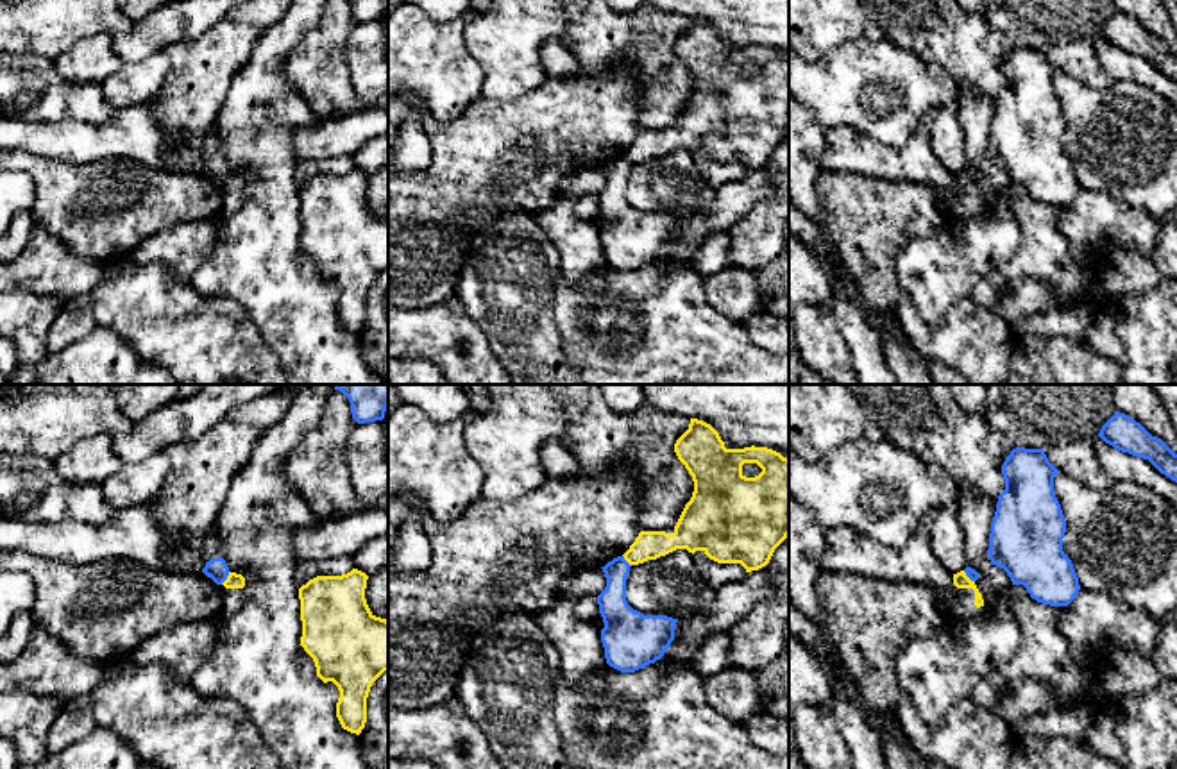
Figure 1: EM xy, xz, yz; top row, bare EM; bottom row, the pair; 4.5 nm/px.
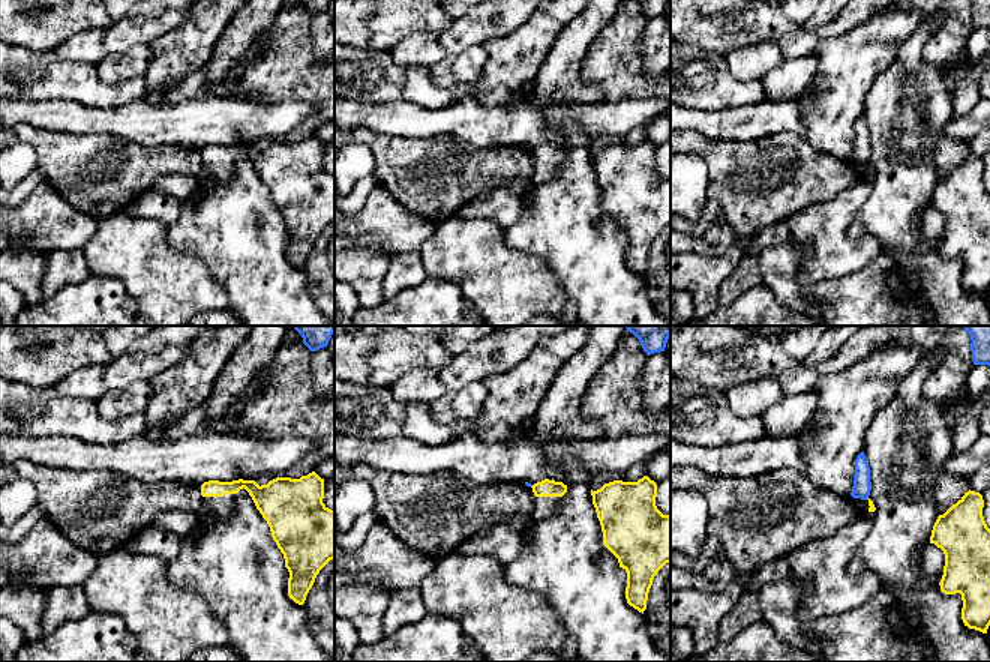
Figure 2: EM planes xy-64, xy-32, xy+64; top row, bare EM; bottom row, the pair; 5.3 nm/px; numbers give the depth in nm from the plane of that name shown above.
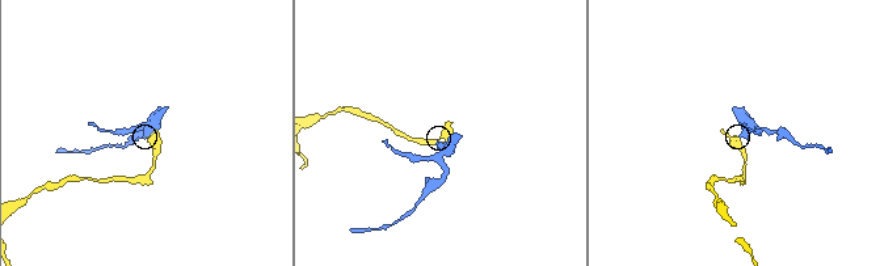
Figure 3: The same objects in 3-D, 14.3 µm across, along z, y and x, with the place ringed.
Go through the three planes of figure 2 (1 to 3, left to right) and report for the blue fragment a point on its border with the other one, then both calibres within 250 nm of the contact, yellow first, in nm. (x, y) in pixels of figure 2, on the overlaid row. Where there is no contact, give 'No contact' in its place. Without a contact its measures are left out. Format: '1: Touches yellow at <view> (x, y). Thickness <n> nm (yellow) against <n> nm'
1: No contact
2: No contact
3: No contact

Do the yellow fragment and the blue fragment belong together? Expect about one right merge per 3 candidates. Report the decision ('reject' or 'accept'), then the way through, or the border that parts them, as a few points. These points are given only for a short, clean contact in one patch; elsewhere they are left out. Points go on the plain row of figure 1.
reject; border xy (229, 170), (220, 183)

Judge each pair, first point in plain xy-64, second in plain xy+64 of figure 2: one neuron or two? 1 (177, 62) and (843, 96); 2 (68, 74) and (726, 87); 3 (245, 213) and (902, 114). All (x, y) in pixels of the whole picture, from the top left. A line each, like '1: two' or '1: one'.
1: one
2: one
3: one

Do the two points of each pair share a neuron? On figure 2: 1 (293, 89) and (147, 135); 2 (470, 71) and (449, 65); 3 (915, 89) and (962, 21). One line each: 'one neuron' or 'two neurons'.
1: two neurons
2: one neuron
3: two neurons

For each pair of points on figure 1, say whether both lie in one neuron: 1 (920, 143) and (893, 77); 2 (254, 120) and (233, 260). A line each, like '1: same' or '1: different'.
1: different
2: same

